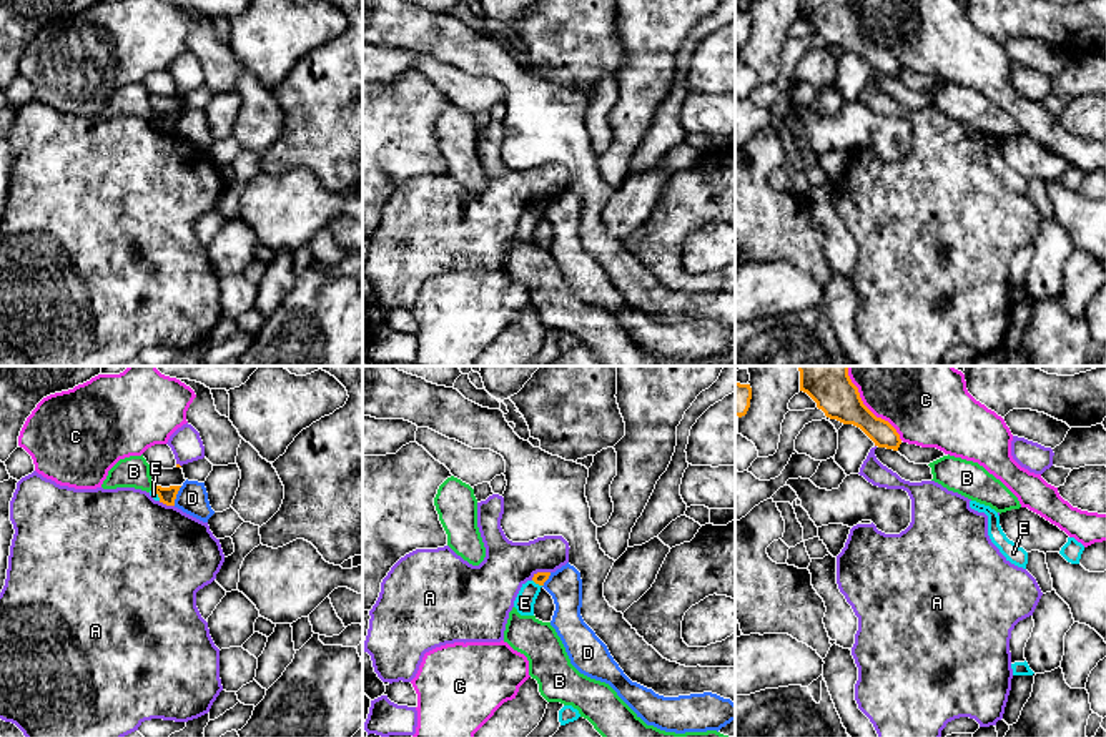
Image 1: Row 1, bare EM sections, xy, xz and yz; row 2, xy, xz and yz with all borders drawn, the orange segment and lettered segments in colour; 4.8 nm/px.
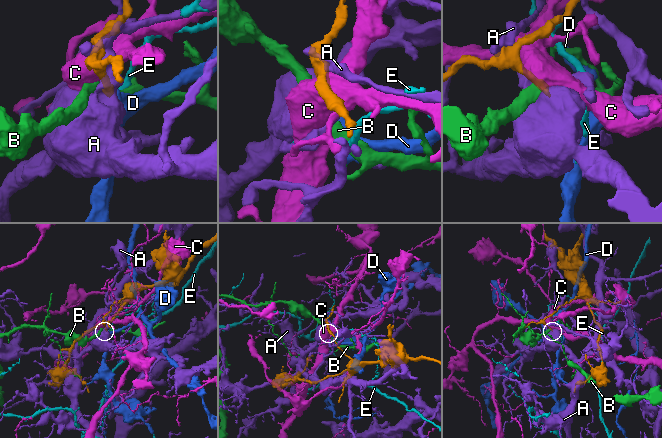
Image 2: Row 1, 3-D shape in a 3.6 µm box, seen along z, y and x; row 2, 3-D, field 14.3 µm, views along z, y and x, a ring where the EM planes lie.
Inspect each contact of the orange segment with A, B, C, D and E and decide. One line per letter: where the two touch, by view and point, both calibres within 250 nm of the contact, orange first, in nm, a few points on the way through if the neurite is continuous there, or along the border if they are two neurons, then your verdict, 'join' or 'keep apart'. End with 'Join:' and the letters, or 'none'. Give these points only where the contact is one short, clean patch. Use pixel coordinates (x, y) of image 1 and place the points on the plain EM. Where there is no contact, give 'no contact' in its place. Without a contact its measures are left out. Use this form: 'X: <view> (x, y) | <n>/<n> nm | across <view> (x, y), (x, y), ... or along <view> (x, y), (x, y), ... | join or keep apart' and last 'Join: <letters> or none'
A: xz (539, 200) | 60/260 nm | keep apart
B: xy (153, 115) | 80/150 nm | along xy (153, 112), (150, 117) | keep apart
C: yz (868, 37) | 200/320 nm | keep apart
D: xy (175, 123) | 80/150 nm | along xy (182, 113), (173, 132) | keep apart
E: xz (538, 210) | 60/100 nm | along xz (533, 207), (541, 213) | keep apart
Join: none

